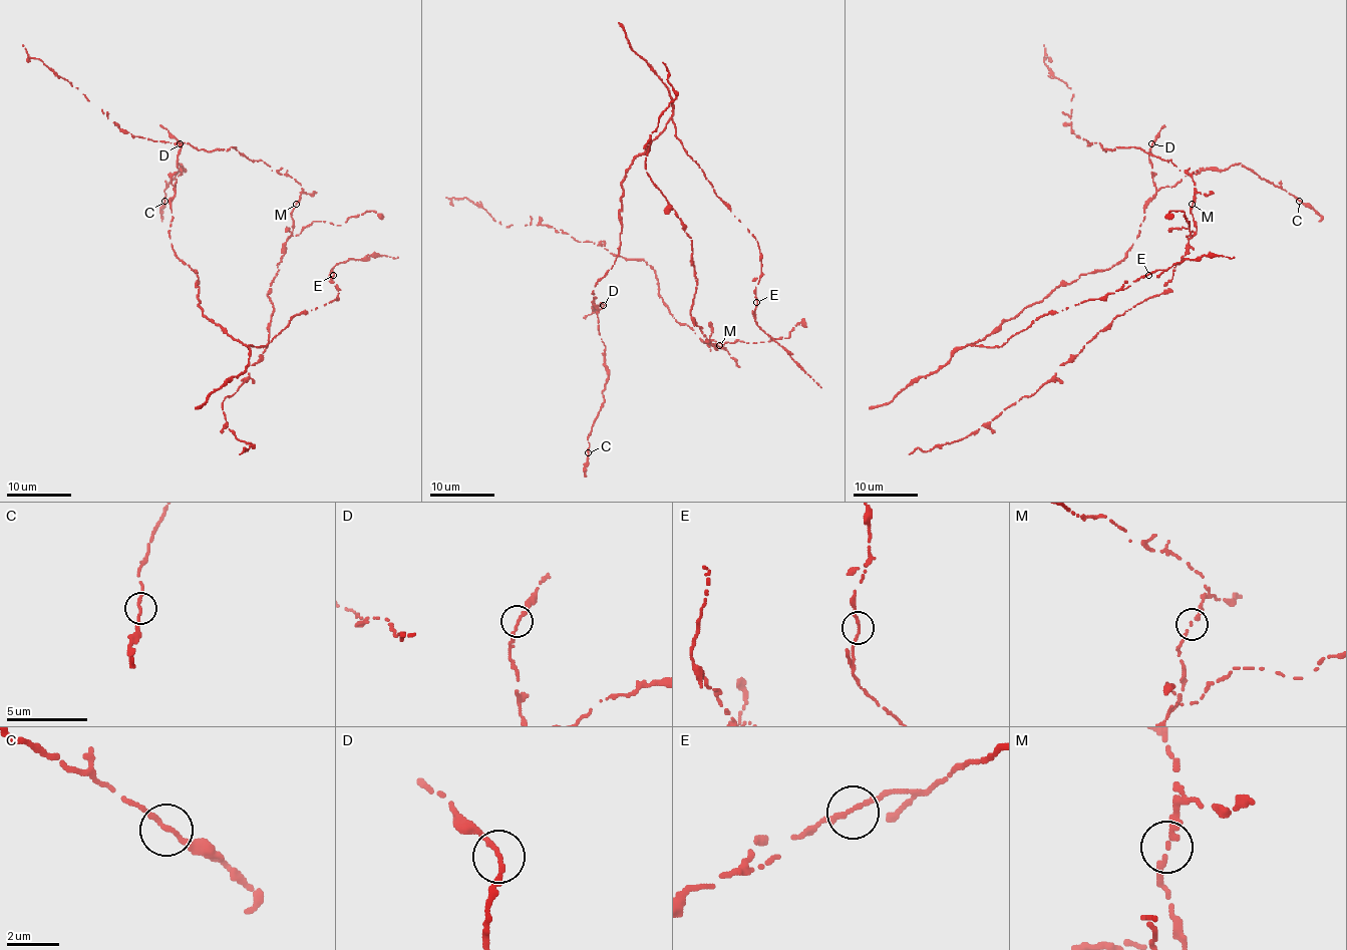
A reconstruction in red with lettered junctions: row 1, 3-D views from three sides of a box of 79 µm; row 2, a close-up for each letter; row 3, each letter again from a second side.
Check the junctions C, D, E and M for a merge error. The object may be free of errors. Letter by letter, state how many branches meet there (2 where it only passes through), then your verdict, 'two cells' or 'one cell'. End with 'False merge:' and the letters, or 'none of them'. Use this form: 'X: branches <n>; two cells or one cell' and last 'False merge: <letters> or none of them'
C: branches 2; one cell
D: branches 2; one cell
E: branches 2; one cell
M: branches 2; one cell
False merge: none of them

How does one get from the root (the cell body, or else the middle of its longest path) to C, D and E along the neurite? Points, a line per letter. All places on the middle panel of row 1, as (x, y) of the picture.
C: (713, 186), (682, 146), (671, 119), (621, 183), (618, 257), (592, 292), (608, 381), (587, 439), (589, 452)
D: (713, 186), (682, 146), (671, 119), (621, 183), (618, 257), (592, 292), (598, 310), (595, 307), (603, 305)
E: (713, 186), (716, 196), (758, 244), (761, 276), (755, 279), (756, 302)

